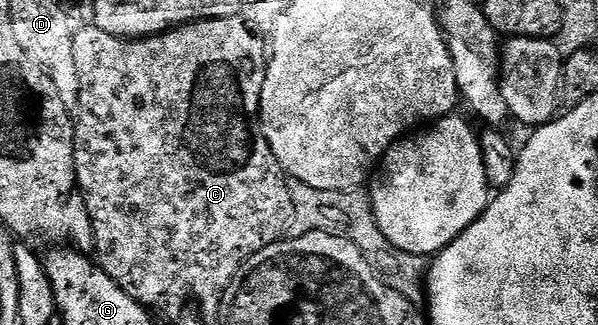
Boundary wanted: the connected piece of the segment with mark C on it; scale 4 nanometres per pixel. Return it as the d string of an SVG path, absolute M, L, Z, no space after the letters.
M243 16L212 17L209 21L193 21L173 27L167 33L154 37L129 39L115 37L102 31L95 23L85 29L77 28L74 39L74 67L78 67L78 110L74 117L76 126L76 183L84 196L86 211L94 227L94 257L101 269L145 309L180 309L191 297L197 297L206 308L217 308L222 294L240 268L258 251L273 245L285 236L289 221L293 217L292 196L288 190L289 178L275 158L274 151L260 129L260 104L262 103L263 81L266 79L269 50Z

